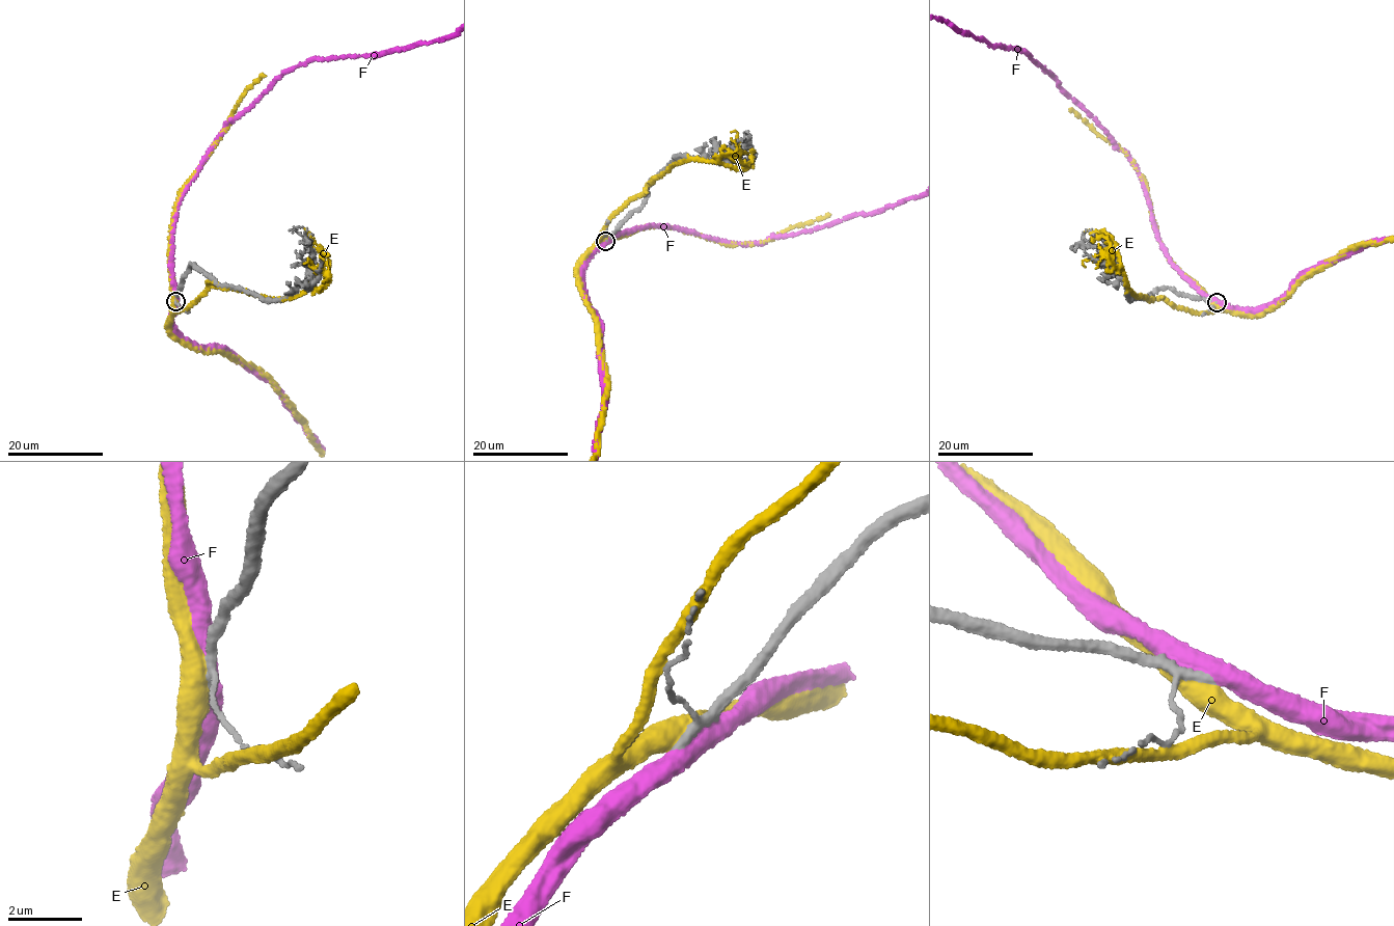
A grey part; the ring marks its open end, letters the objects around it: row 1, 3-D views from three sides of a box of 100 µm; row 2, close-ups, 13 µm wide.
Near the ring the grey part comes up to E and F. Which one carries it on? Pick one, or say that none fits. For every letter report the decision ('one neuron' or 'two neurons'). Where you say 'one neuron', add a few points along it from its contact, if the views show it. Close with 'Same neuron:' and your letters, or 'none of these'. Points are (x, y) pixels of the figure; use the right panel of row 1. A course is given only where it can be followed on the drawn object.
E: two neurons
F: one neuron
Same neuron: F

